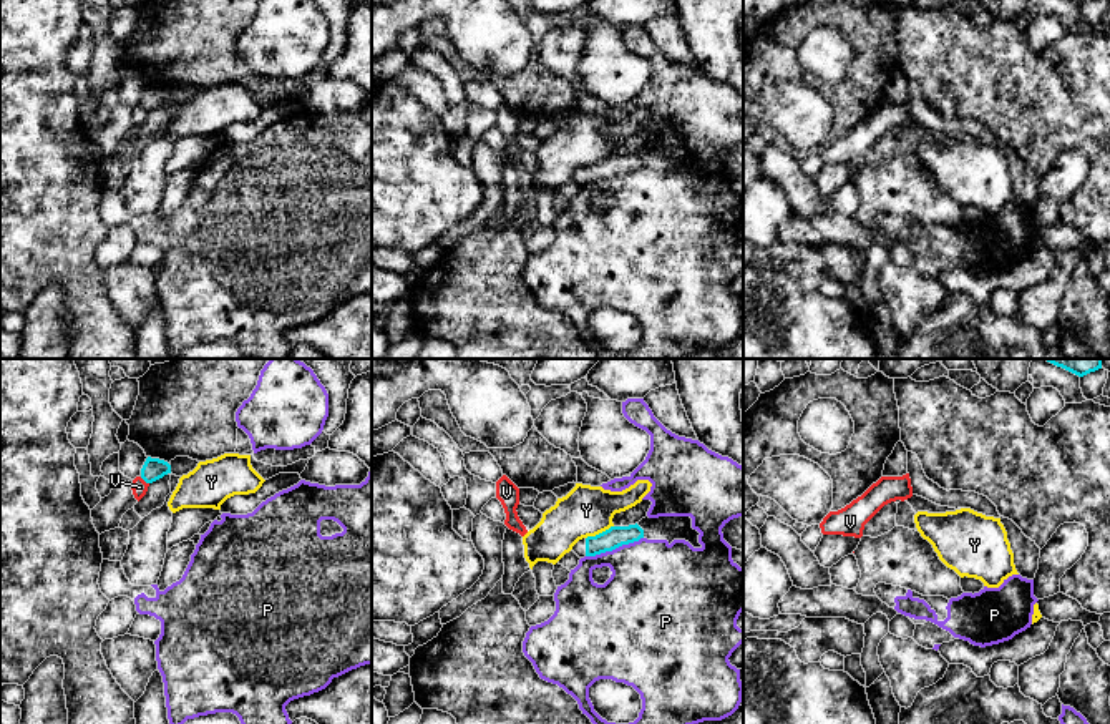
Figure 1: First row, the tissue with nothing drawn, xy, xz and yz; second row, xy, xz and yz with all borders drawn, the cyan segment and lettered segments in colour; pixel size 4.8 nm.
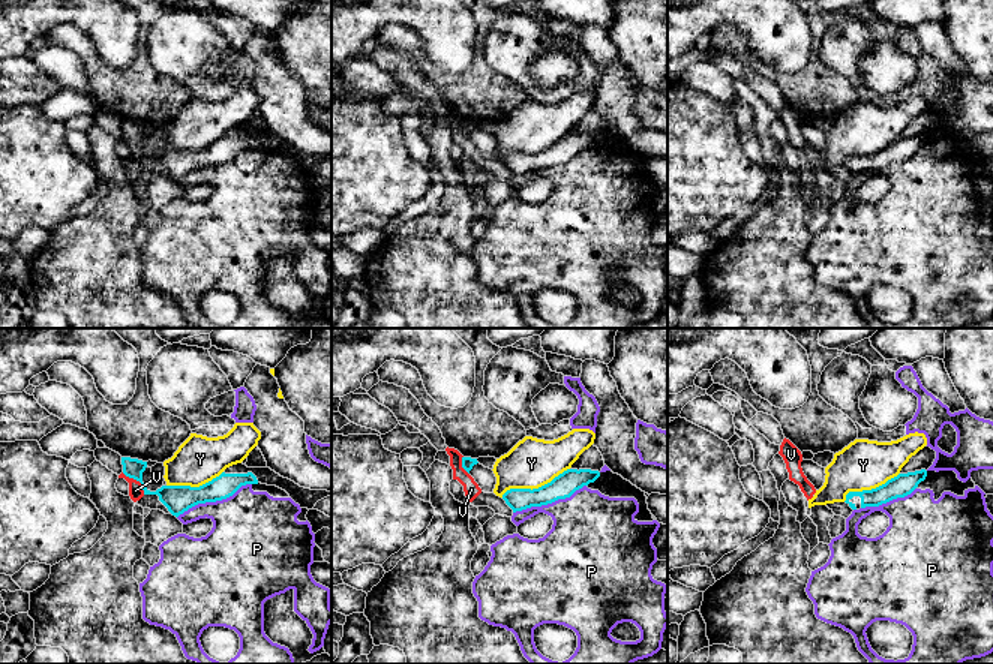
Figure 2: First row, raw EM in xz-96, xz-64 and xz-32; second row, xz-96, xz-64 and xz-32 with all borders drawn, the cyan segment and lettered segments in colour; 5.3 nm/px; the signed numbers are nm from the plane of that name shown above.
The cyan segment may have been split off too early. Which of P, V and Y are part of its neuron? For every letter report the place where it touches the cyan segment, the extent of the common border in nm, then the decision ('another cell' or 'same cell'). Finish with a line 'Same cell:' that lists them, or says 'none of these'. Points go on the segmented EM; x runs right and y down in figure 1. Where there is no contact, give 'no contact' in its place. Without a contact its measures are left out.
P: xz (614, 548) | 300 nm | another cell
V: xy (145, 480) | 60 nm | another cell
Y: xz (599, 533) | 150 nm | another cell
Same cell: none of these

